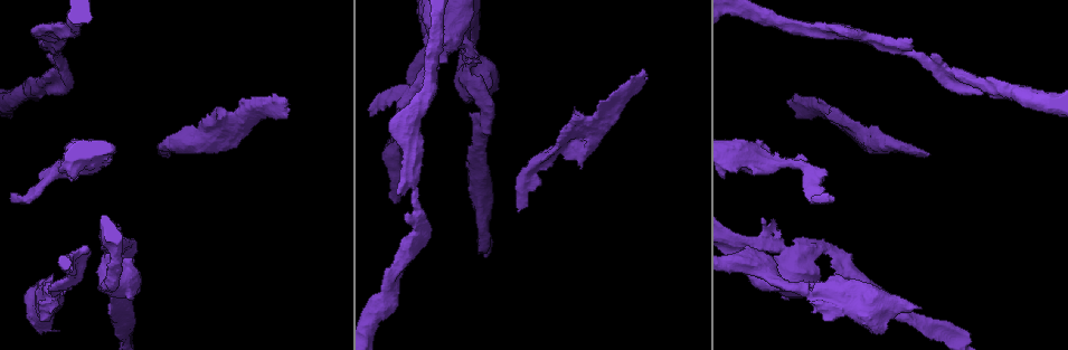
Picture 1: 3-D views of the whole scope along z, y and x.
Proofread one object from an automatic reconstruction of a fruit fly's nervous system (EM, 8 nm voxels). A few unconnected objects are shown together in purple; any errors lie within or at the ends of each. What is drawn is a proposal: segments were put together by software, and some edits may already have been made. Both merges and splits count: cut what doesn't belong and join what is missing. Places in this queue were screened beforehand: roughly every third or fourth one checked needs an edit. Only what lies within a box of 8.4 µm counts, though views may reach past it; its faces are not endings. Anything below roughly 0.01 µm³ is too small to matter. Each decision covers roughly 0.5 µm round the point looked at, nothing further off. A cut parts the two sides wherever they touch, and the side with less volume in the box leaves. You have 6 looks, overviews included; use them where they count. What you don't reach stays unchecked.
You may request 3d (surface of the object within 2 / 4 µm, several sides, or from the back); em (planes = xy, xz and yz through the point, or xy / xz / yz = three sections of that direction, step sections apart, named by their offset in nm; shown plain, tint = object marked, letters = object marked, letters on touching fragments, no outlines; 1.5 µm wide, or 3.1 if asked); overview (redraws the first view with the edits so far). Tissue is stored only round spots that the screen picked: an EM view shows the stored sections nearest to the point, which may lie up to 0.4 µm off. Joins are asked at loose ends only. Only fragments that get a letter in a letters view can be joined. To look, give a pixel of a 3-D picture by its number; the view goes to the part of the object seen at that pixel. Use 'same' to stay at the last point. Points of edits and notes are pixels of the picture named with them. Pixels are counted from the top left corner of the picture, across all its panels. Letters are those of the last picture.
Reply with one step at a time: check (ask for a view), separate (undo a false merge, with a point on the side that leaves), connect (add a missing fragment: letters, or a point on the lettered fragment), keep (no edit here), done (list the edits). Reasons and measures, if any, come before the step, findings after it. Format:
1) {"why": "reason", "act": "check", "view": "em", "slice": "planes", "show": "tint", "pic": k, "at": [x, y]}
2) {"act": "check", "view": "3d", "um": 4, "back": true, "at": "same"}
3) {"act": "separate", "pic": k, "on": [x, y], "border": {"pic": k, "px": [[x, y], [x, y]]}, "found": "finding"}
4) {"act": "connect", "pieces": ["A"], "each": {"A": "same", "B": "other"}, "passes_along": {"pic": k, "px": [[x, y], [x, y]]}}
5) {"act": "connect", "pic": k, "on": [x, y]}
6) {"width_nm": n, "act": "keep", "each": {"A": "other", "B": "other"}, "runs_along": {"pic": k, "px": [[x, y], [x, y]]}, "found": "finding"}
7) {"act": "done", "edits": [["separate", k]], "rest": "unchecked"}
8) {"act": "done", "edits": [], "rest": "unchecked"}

{"why": "an open end", "act": "check", "view": "em", "slice": "xz", "step": 4, "show": "tint", "pic": 1, "at": [642, 70]}

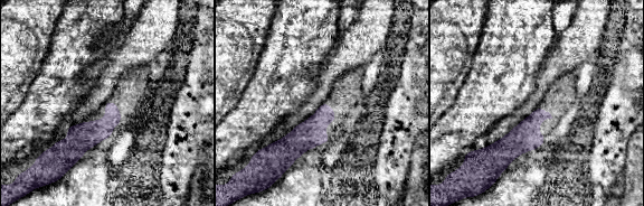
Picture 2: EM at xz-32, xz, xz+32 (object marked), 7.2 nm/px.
{"why": "another direction", "act": "check", "view": "em", "slice": "planes", "show": "letters", "at": "same"}

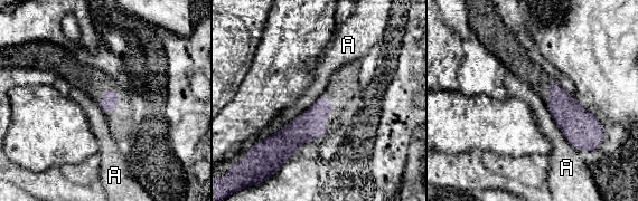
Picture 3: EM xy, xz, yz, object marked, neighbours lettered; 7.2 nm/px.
{"act": "keep", "each": {"A": "other"}, "border": {"pic": 3, "px": [[543, 101], [563, 136], [578, 151]]}, "found": "no lettered fragment goes on from it"}

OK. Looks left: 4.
{"why": "narrows sharply", "act": "check", "view": "3d", "um": 4, "pic": 1, "at": [106, 262]}

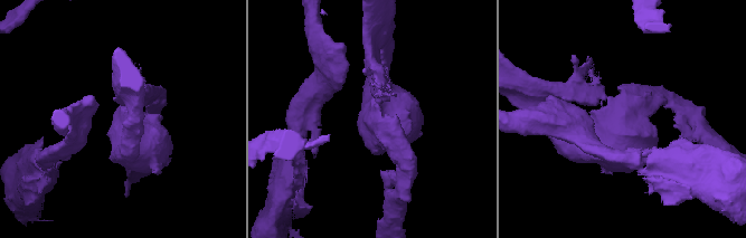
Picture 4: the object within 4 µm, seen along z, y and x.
{"why": "now the EM", "act": "check", "view": "em", "slice": "planes", "show": "tint", "pic": 4, "at": [123, 119]}

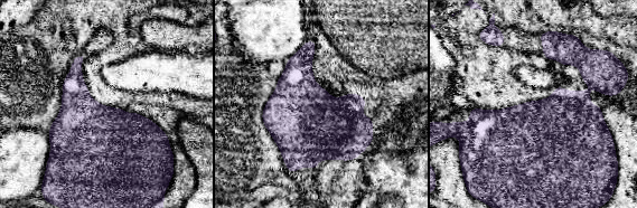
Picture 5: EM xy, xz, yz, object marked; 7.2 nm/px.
{"act": "check", "view": "em", "slice": "planes", "show": "letters", "at": "same"}

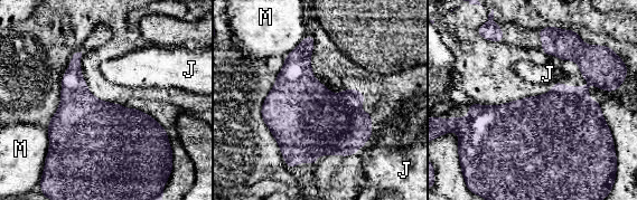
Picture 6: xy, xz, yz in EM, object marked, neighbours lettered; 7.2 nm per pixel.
{"act": "keep", "each": {"J": "other", "M": "other"}, "found": "all the same neuron"}

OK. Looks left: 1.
{"act": "done", "edits": [], "rest": "unchecked"}

